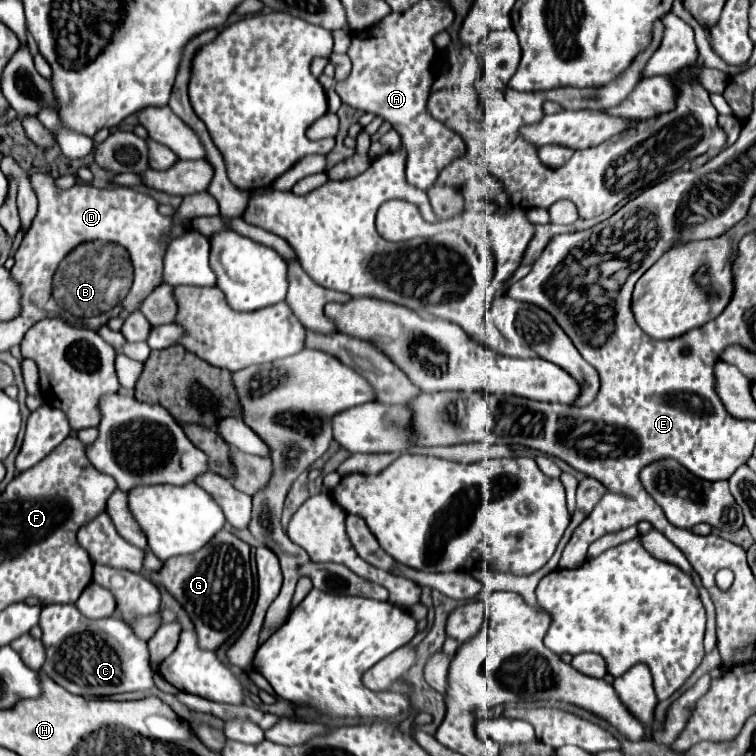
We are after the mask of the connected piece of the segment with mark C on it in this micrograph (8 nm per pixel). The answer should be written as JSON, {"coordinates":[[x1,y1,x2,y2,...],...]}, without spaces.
{"coordinates":[[48,604,42,608,40,628,46,648,42,672,68,692,80,696,112,696,154,688,148,646,120,618,90,620,74,604]]}

